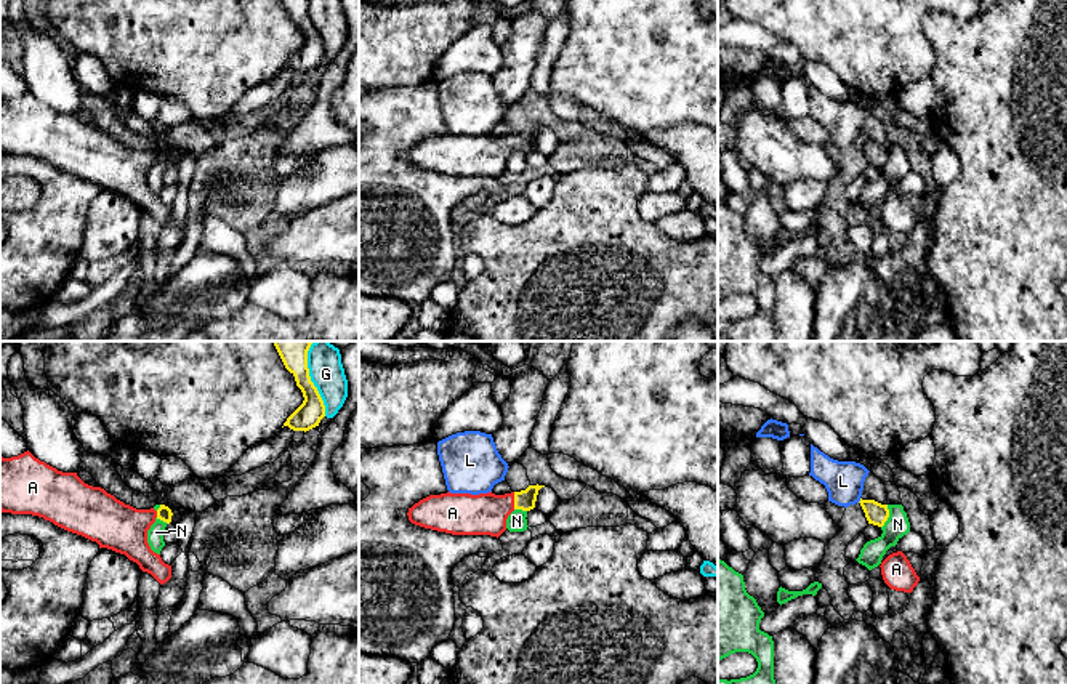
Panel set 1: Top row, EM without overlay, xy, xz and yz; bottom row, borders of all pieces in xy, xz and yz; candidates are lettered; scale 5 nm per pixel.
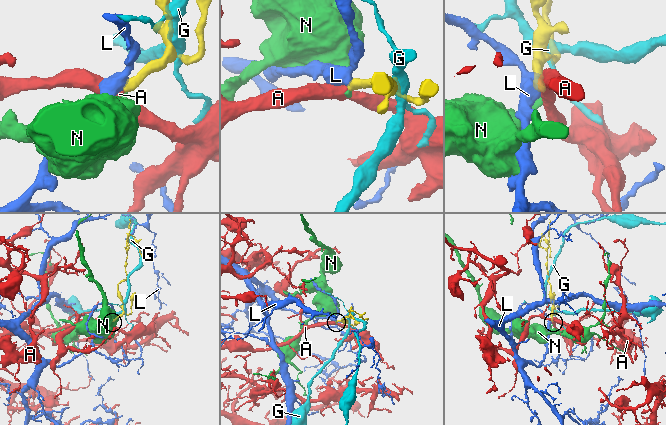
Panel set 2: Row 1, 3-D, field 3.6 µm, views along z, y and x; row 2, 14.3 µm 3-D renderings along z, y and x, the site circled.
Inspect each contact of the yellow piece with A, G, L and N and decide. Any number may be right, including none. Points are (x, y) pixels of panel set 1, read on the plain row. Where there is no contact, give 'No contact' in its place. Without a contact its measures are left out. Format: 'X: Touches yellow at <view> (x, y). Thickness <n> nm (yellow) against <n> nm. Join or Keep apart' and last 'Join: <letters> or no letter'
A: Touches yellow at xz (515, 141). Thickness 100 nm (yellow) against 200 nm. Join
G: Touches yellow at xy (316, 29). Thickness 140 nm (yellow) against 160 nm. Keep apart
L: Touches yellow at yz (861, 141). Thickness 110 nm (yellow) against 190 nm. Keep apart
N: Touches yellow at yz (888, 157). Thickness 110 nm (yellow) against 120 nm. Keep apart
Join: A

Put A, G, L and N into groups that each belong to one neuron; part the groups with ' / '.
A / G / L / N

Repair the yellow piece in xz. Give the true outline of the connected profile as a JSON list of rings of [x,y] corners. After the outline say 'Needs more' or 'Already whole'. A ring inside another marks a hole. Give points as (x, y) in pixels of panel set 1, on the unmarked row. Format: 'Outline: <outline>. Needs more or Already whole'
Outline: [[[529,127],[525,131],[505,136],[489,135],[441,135],[429,136],[409,149],[409,162],[415,167],[452,176],[500,178],[506,160],[514,151],[535,149],[538,131],[545,127]]]. Needs more

